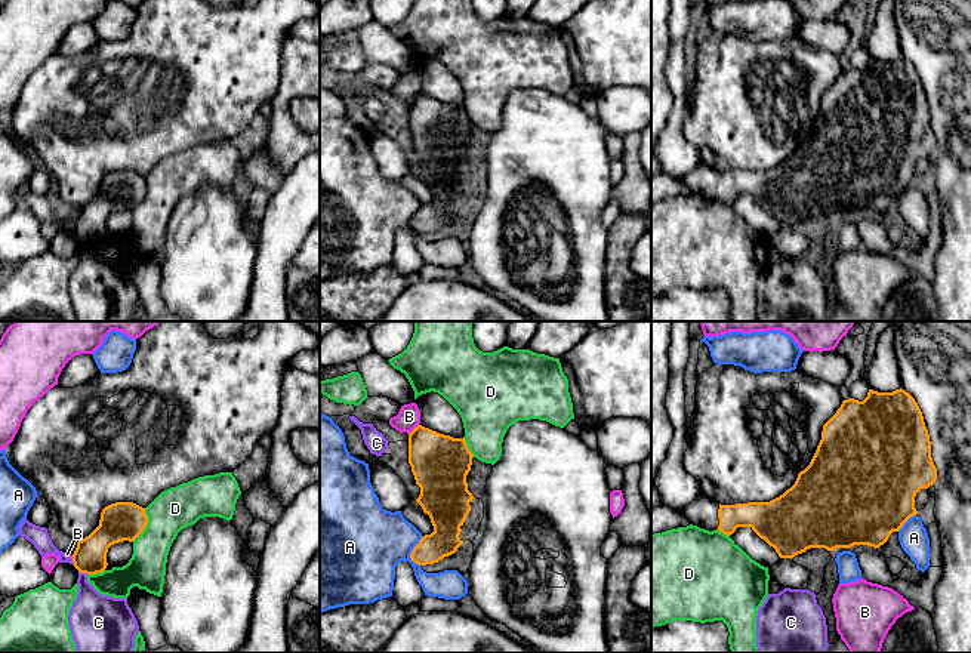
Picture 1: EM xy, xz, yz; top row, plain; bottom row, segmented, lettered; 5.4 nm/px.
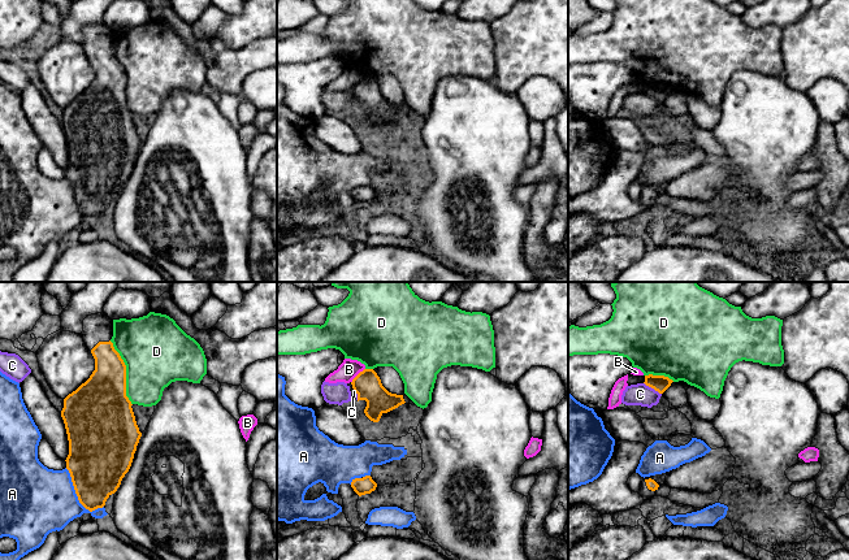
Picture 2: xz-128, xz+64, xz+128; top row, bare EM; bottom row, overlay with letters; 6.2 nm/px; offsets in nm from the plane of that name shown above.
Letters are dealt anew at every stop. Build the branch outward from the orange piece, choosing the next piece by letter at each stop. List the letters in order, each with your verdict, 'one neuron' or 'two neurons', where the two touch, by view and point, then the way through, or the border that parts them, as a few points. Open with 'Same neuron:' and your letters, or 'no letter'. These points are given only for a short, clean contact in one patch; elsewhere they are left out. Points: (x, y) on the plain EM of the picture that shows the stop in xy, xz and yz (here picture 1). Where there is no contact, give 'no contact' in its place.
Same neuron: no letter
A: two neurons; meets orange in xz at (412, 219)
B: two neurons; meets orange in xz at (413, 98)
C: two neurons; meets orange in xy at (83, 240); border along xy (79, 239), (86, 243)
D: two neurons; meets orange in xy at (147, 191)

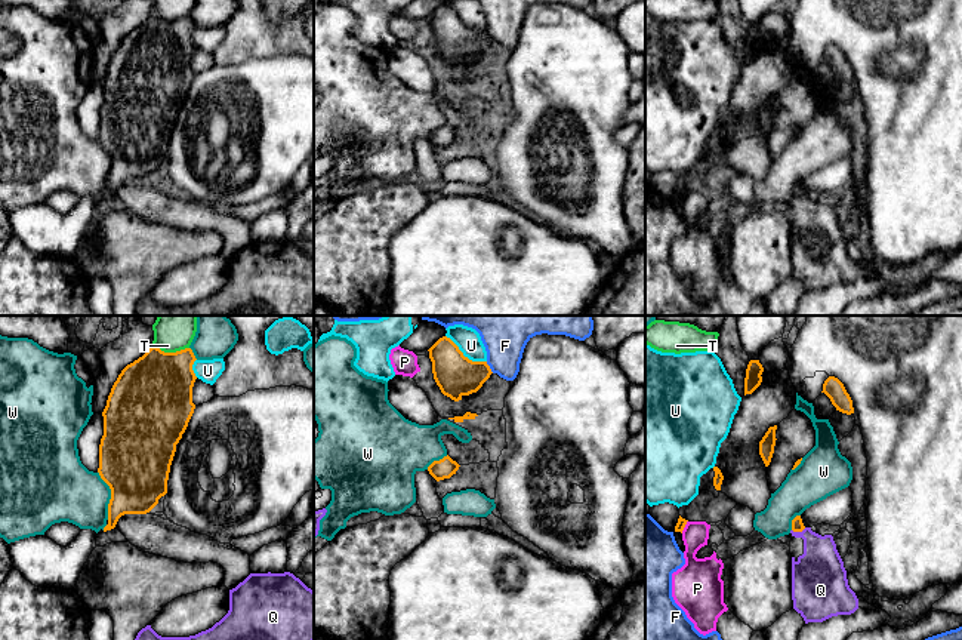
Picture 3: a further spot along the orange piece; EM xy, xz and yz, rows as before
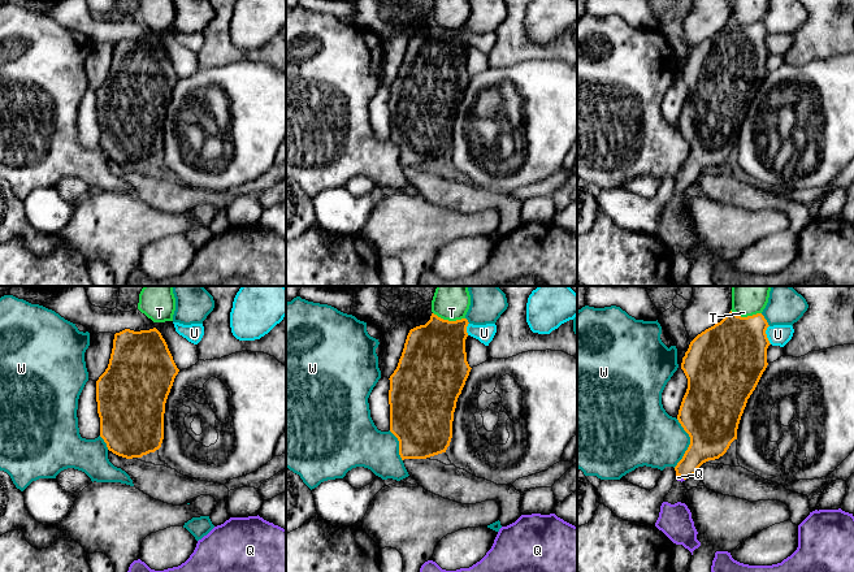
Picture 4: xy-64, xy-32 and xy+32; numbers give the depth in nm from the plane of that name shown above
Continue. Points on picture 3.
Same neuron: Q
F: two neurons; meets orange in xz at (489, 36)
P: two neurons; meets orange in yz at (684, 194); border along yz (687, 188), (681, 200)
Q: one neuron; meets orange in yz at (798, 199); runs through yz (796, 191), (798, 199), (817, 217), (819, 239)
T: two neurons; meets orange in xy at (170, 21); border along xy (153, 14), (165, 20), (188, 17)
U: two neurons; meets orange in xz at (463, 24)
W: two neurons; meets orange in xy at (111, 163)

